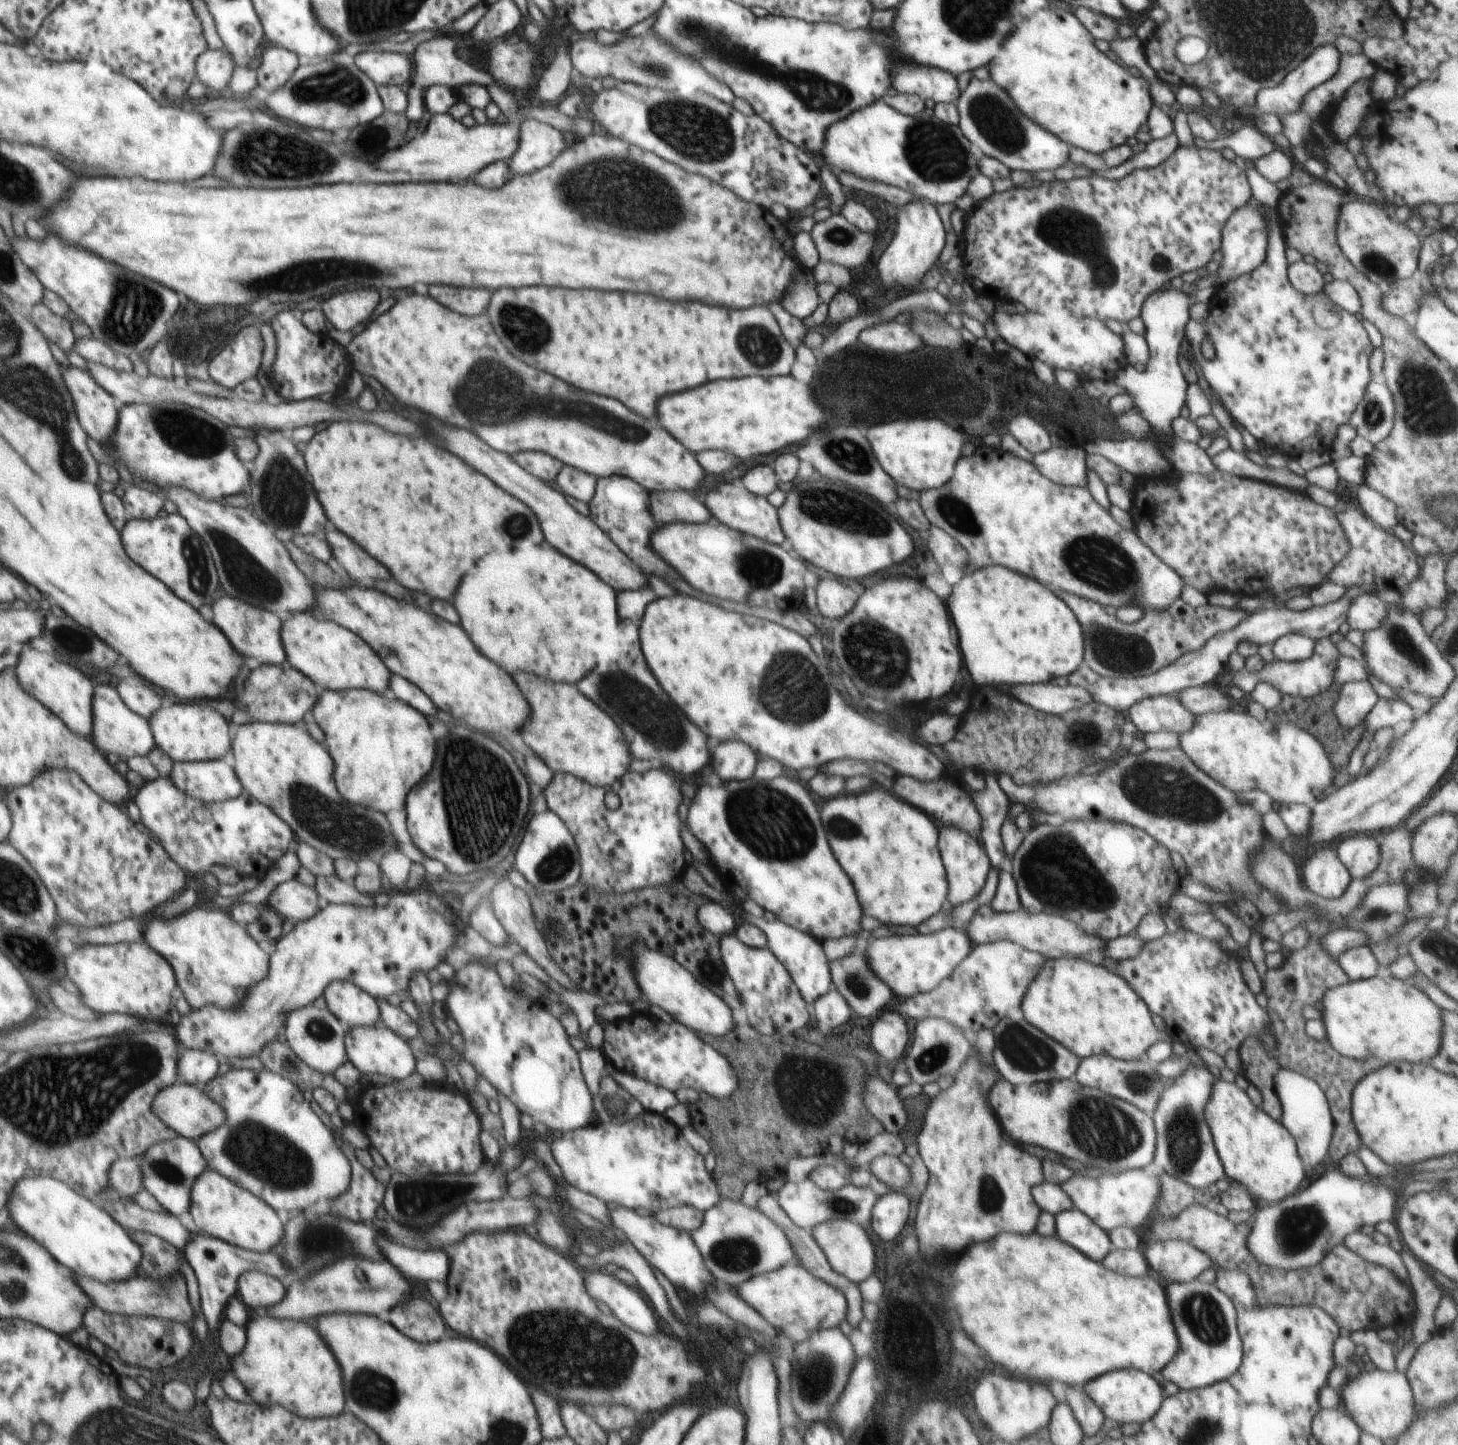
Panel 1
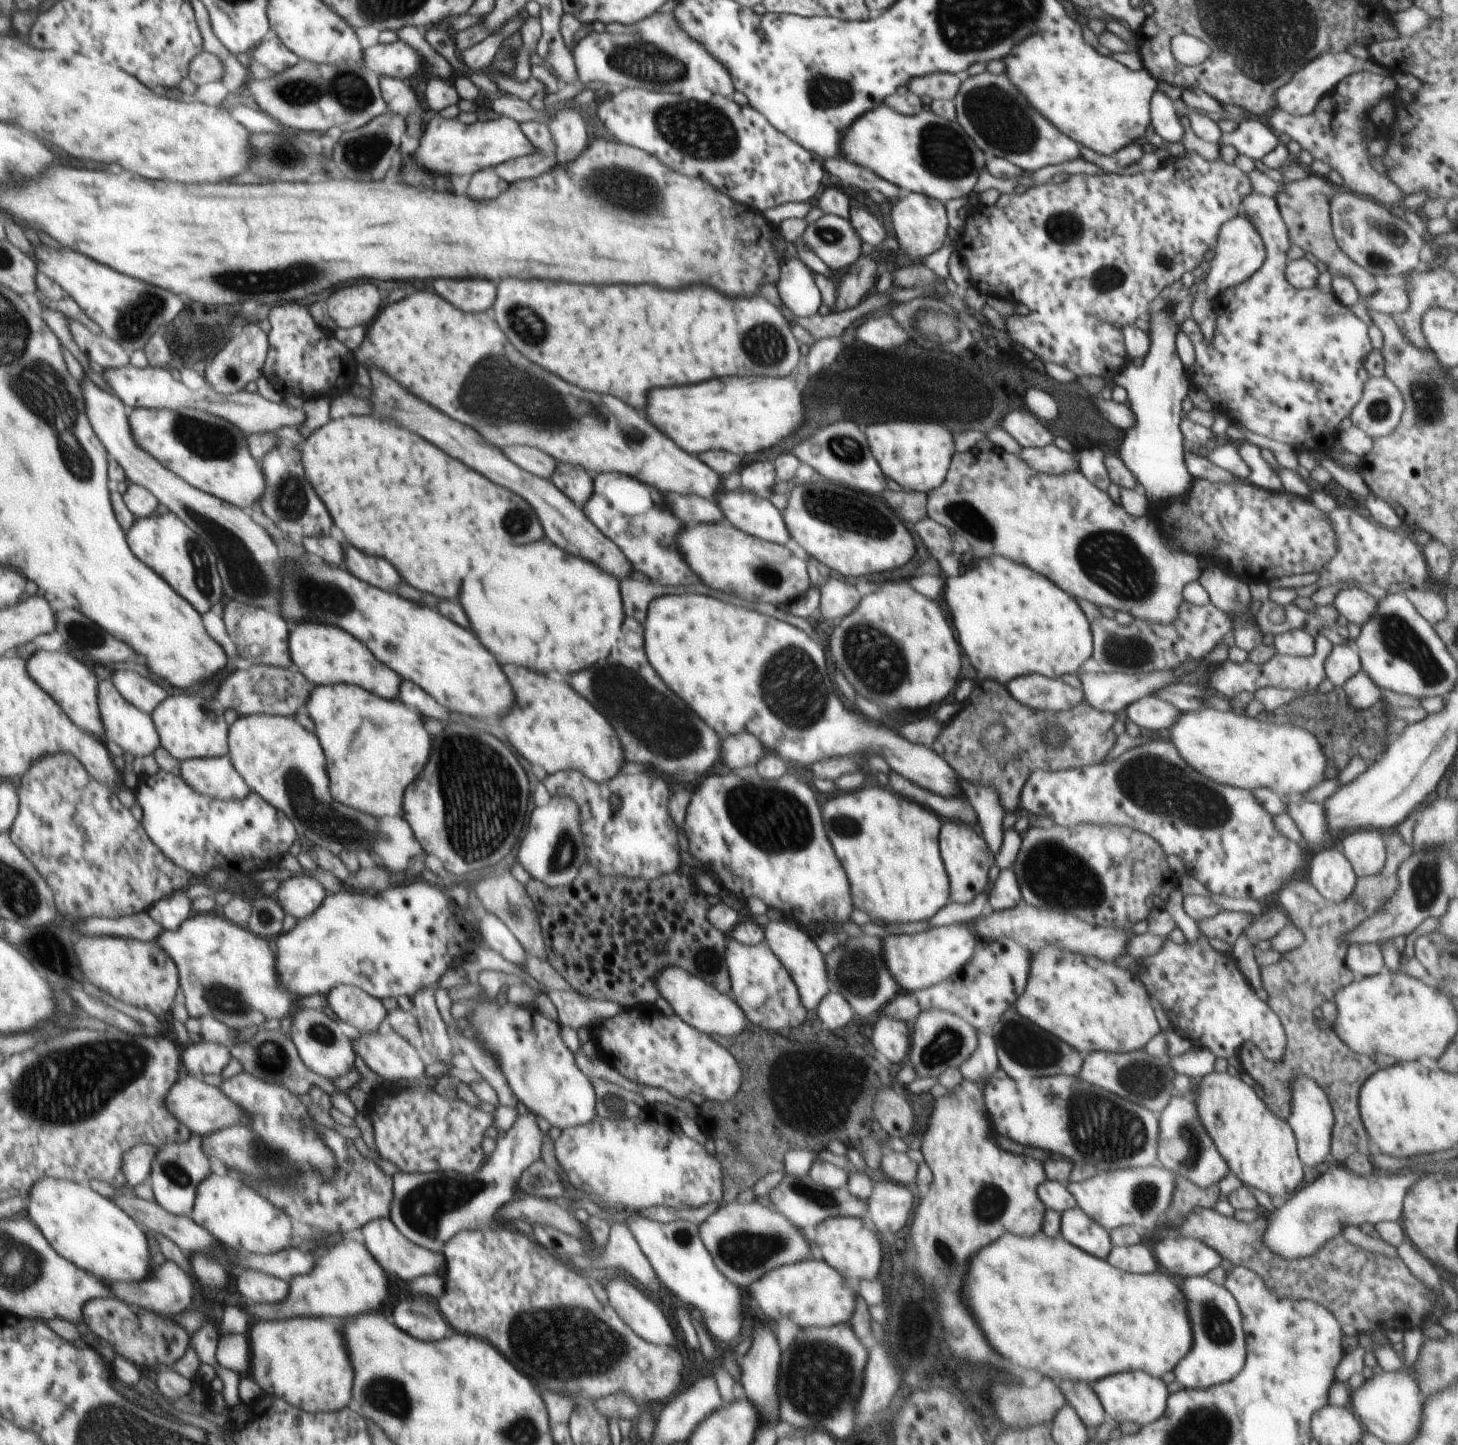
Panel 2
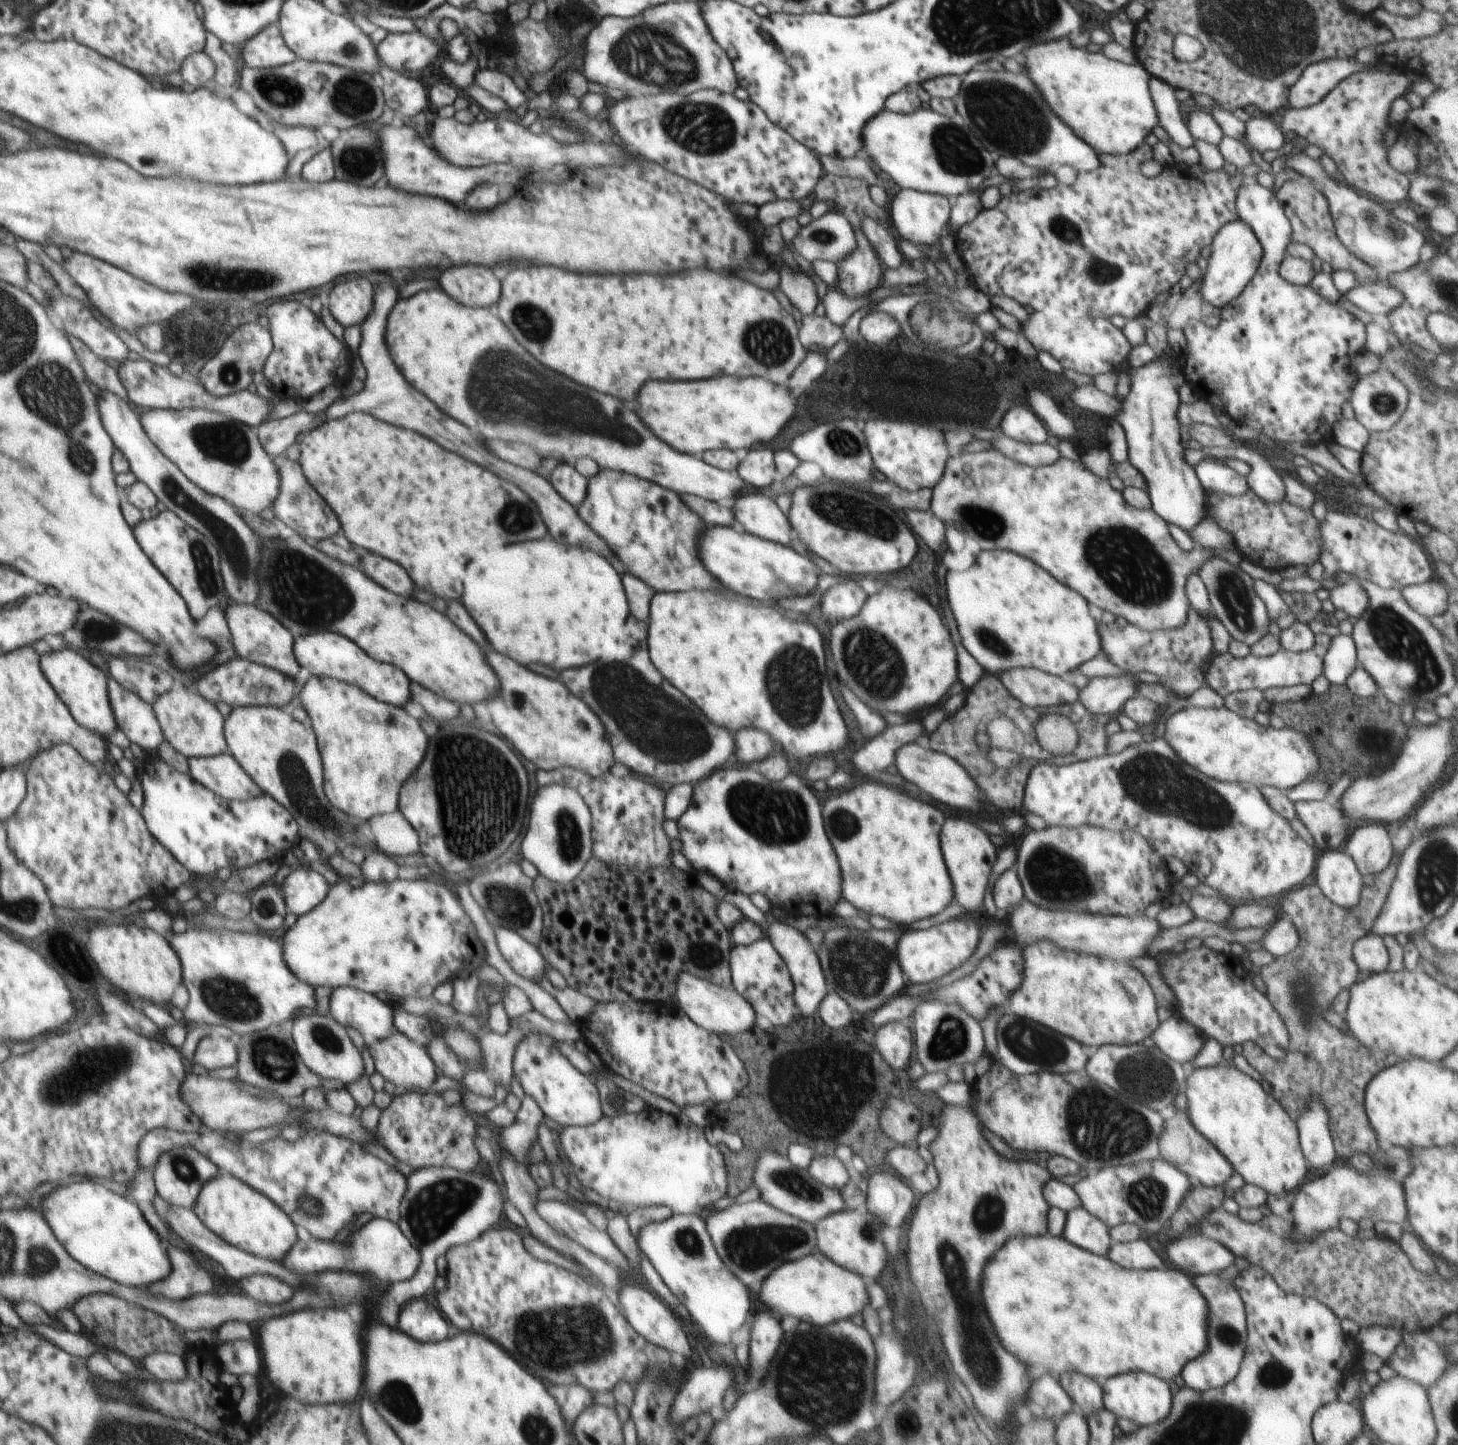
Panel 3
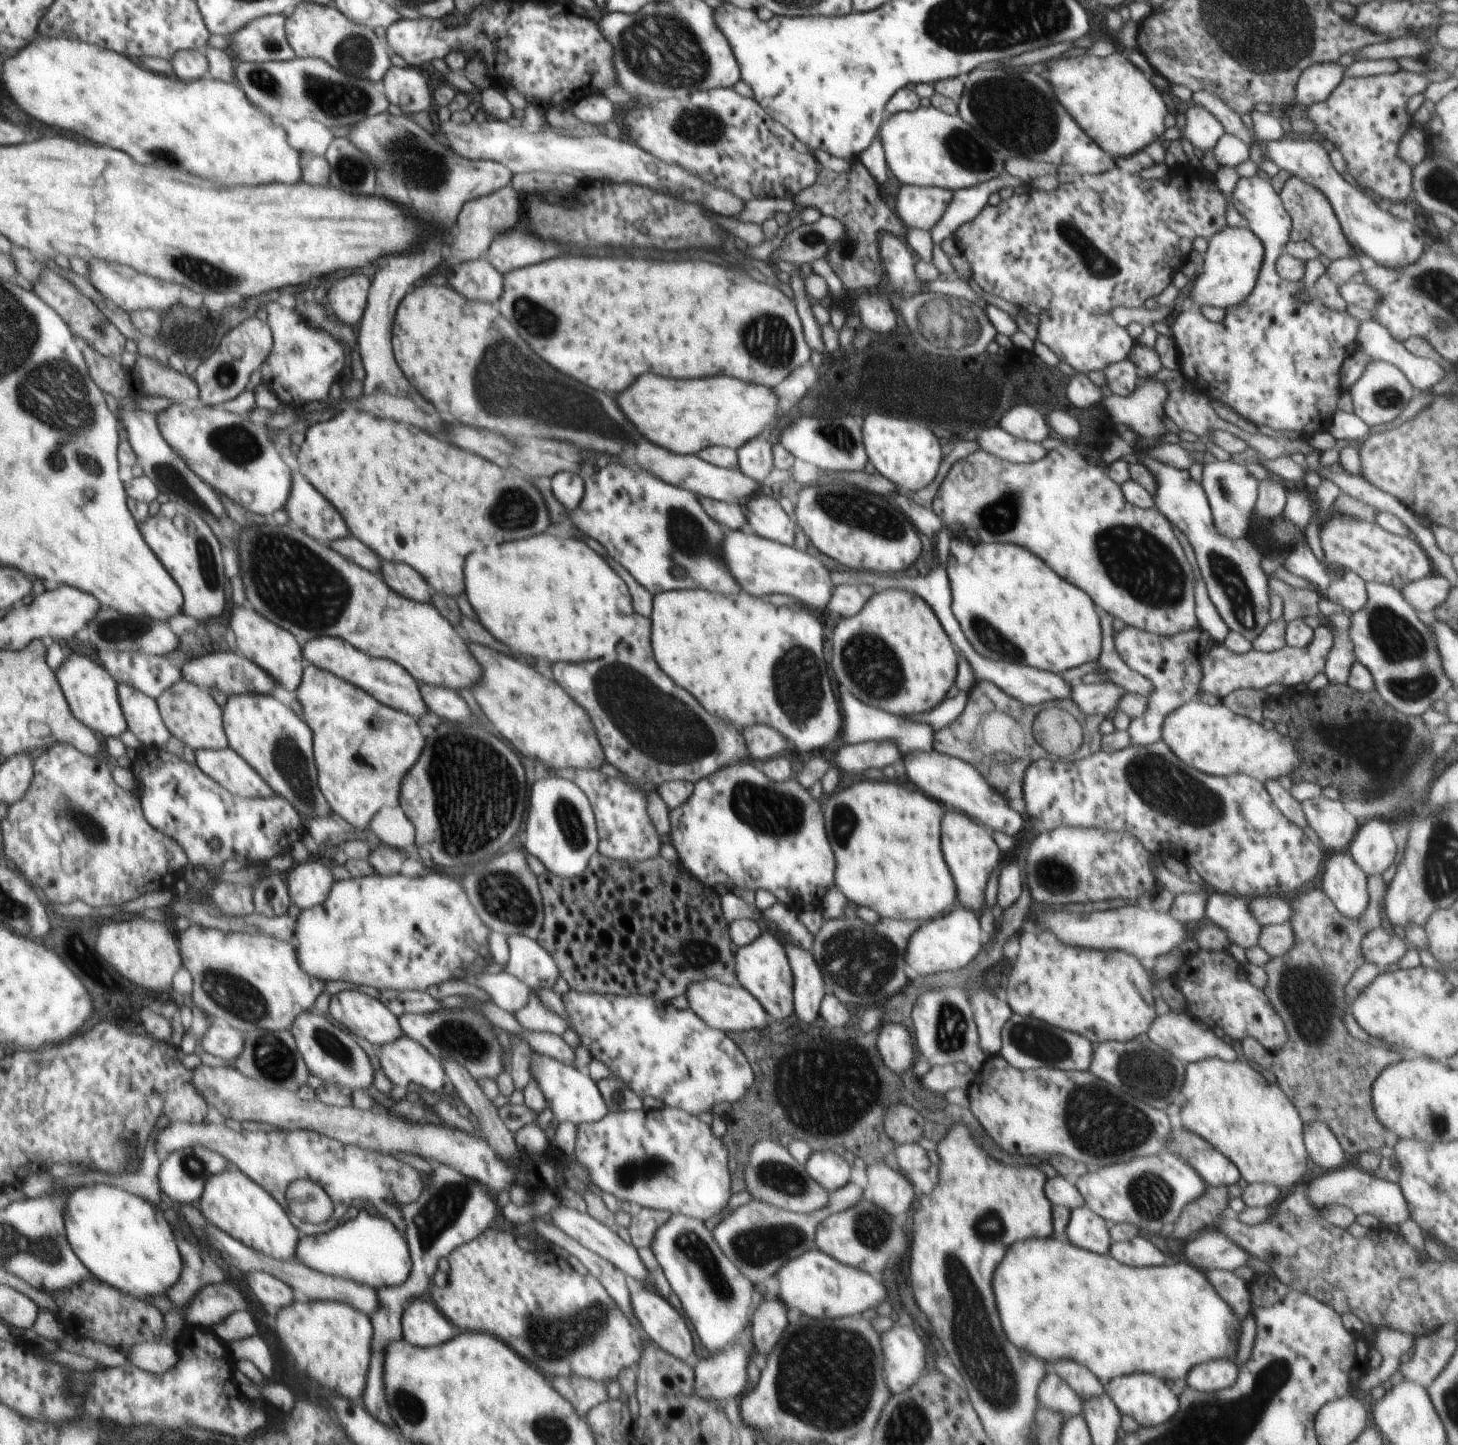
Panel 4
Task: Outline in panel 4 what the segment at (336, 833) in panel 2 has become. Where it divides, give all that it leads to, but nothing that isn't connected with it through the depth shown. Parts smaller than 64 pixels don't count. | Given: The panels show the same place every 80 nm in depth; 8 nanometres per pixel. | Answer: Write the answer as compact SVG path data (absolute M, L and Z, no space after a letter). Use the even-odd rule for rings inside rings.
M241 695L228 698L222 712L224 732L230 740L228 747L239 755L265 779L266 784L279 797L288 800L296 812L306 820L330 817L330 807L318 790L317 766L313 755L313 732L306 721L300 720L290 707L286 707L272 695Z

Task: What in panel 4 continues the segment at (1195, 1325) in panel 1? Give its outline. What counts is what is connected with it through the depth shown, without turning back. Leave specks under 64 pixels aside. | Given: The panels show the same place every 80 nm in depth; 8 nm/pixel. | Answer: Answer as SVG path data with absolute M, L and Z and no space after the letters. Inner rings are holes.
M1220 1269L1206 1271L1205 1277L1212 1288L1224 1299L1224 1302L1230 1305L1241 1325L1251 1310L1248 1283L1238 1278L1232 1271ZM1214 1359L1193 1366L1186 1375L1187 1386L1203 1393L1231 1387L1237 1379L1239 1368L1232 1359Z

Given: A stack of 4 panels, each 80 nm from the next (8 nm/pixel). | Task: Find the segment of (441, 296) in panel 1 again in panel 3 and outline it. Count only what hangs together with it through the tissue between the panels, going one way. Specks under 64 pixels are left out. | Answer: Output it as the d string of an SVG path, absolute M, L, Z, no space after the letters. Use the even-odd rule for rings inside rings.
M482 266L450 268L440 276L440 286L450 298L464 306L492 306L500 298L500 280Z

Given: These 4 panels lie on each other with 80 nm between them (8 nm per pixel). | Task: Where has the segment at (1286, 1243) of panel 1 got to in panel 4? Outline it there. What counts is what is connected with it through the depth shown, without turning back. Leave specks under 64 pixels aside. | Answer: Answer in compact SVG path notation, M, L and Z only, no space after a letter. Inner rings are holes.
M1344 1166L1324 1174L1322 1178L1312 1180L1308 1186L1307 1199L1319 1210L1338 1205L1349 1208L1354 1216L1372 1214L1378 1218L1380 1224L1386 1226L1400 1225L1410 1219L1408 1203L1399 1183L1377 1178L1356 1166Z

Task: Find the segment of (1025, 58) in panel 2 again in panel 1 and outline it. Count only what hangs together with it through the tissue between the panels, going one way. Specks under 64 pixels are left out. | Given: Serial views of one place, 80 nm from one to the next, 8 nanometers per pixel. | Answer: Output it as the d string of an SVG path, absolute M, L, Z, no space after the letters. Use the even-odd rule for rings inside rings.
M1050 4L1038 20L1022 20L1004 38L998 54L987 64L990 78L1006 94L1011 96L1016 108L1034 124L1050 131L1065 143L1102 153L1133 143L1134 135L1147 122L1153 101L1148 82L1130 73L1128 68L1118 66L1094 45L1093 34L1062 4Z

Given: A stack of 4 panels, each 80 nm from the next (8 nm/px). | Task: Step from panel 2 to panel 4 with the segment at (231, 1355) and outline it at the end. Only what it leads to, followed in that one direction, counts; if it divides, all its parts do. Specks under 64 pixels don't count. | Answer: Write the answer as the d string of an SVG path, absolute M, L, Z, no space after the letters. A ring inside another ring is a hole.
M254 1336L254 1338L242 1340L242 1342L230 1342L228 1346L230 1346L230 1352L234 1356L234 1362L238 1362L238 1360L252 1362L262 1372L264 1378L270 1378L276 1374L274 1354L262 1338Z

